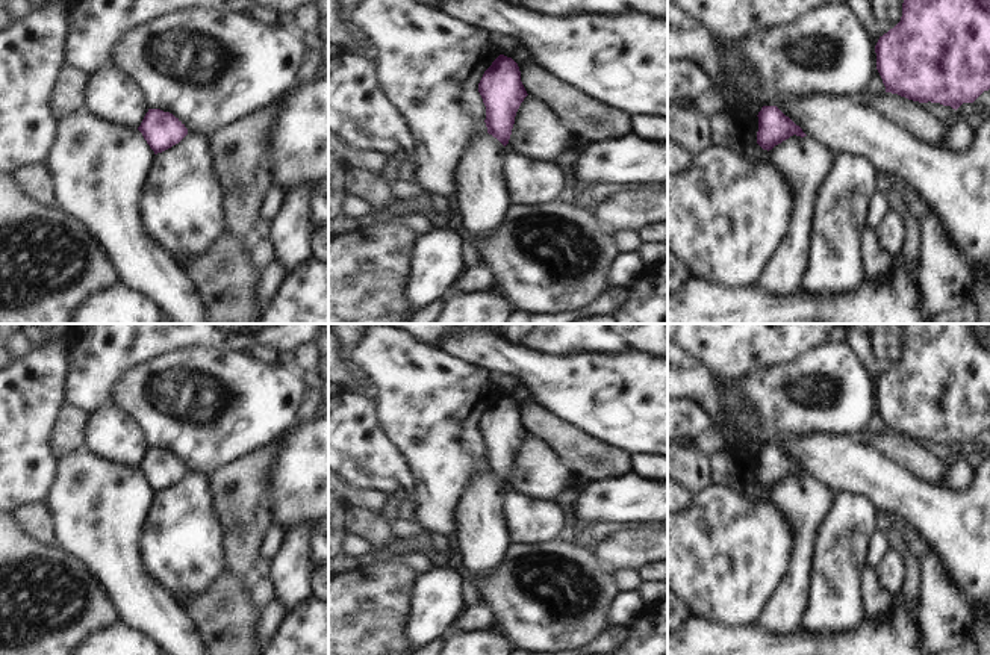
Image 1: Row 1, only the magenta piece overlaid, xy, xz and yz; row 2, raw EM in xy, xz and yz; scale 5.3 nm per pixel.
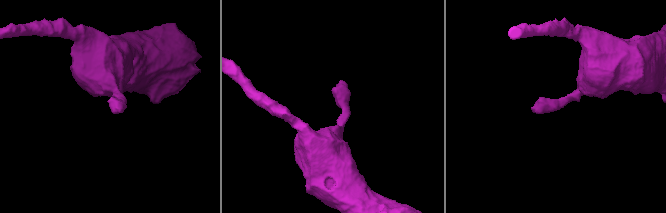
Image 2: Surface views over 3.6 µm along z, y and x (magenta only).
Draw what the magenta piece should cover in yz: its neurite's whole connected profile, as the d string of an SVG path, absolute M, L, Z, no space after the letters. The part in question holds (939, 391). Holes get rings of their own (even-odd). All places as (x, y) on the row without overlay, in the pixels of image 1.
M905 324L901 360L879 375L876 408L886 431L958 448L990 428L990 324Z

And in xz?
M500 393L484 410L478 422L478 431L486 445L487 472L506 486L516 451L528 434L521 421L518 402L512 396Z

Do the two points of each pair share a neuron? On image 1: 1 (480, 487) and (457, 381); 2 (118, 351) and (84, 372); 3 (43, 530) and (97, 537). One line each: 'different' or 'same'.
1: different
2: same
3: different

